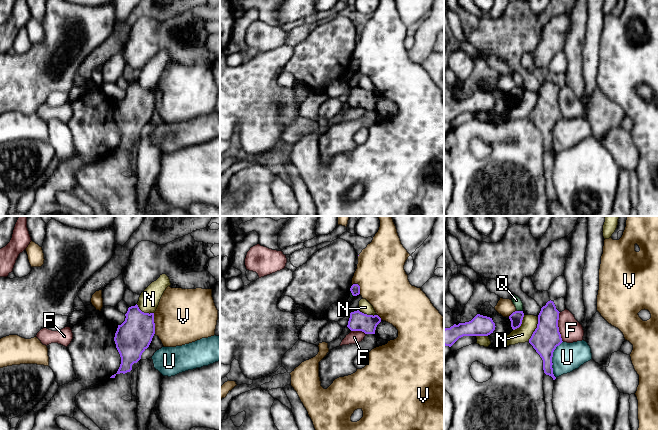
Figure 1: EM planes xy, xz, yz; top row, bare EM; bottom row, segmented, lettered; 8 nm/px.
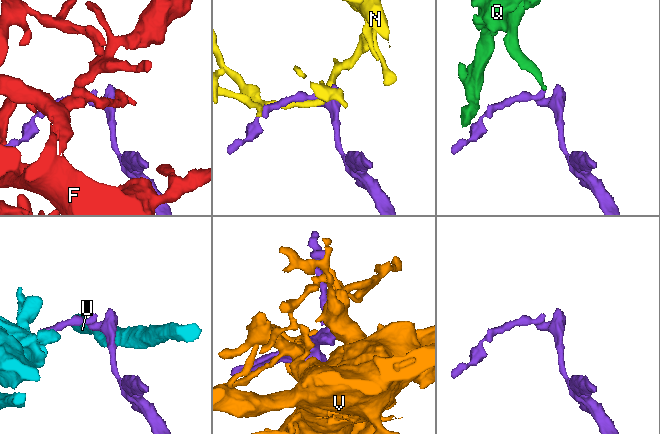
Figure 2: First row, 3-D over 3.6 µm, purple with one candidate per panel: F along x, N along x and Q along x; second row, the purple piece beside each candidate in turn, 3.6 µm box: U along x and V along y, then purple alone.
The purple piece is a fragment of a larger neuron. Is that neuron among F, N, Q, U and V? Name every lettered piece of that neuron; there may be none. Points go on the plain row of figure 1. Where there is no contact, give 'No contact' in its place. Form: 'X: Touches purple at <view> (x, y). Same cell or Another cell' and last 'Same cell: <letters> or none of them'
F: Touches purple at yz (558, 103). Another cell
N: Touches purple at yz (535, 105). Another cell
Q: Touches purple at yz (520, 87). Another cell
U: Touches purple at yz (551, 135). Another cell
V: Touches purple at xy (154, 99). Another cell
Same cell: none of them

